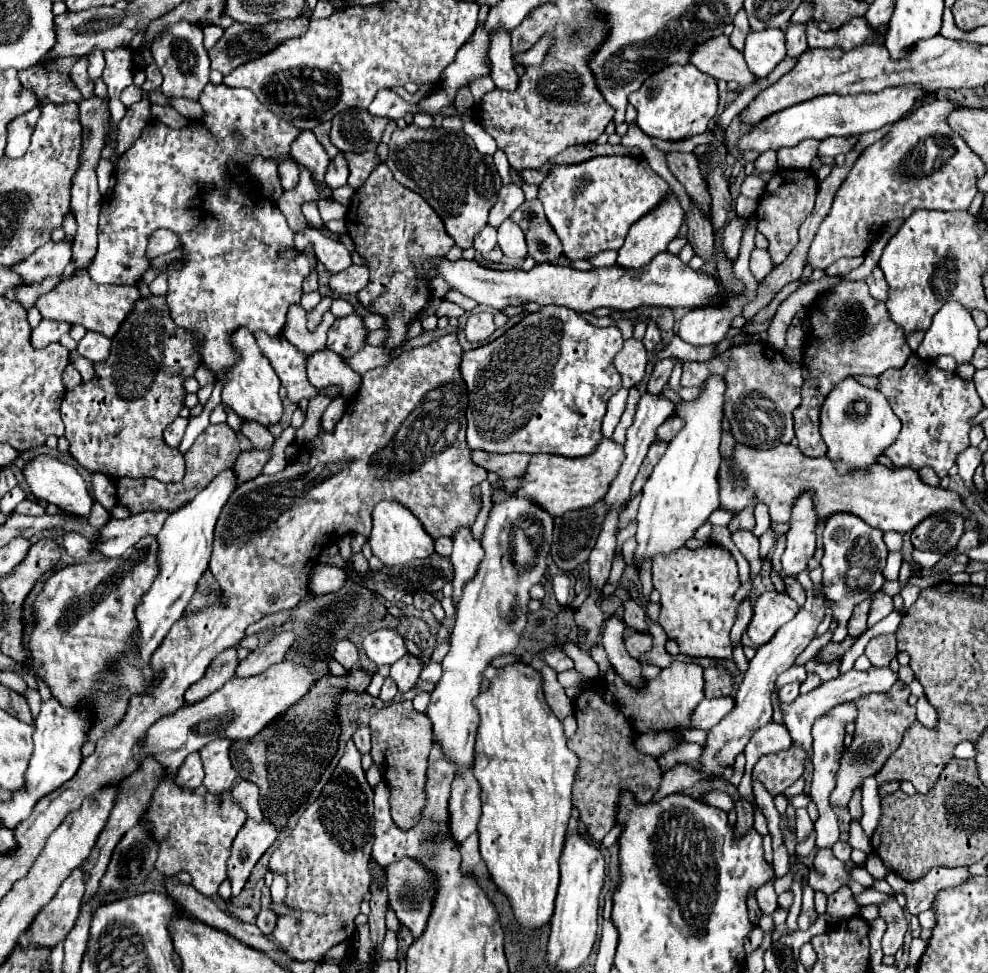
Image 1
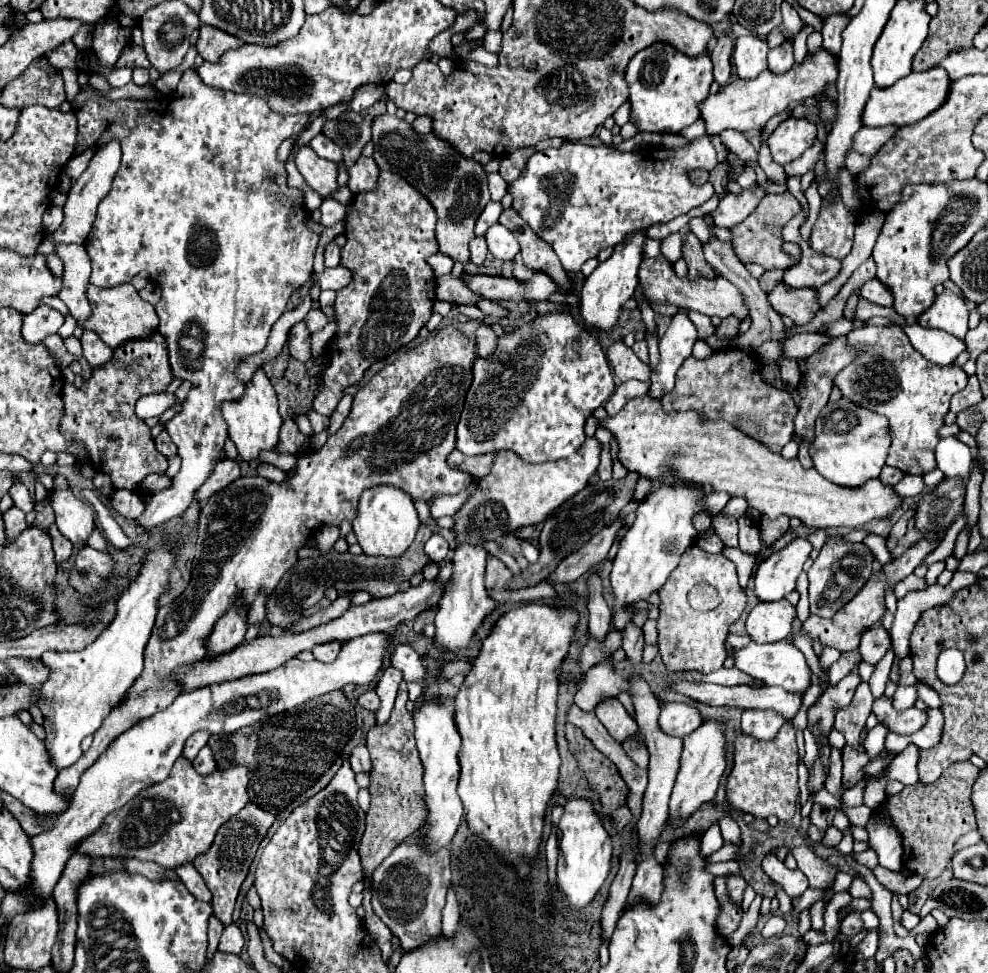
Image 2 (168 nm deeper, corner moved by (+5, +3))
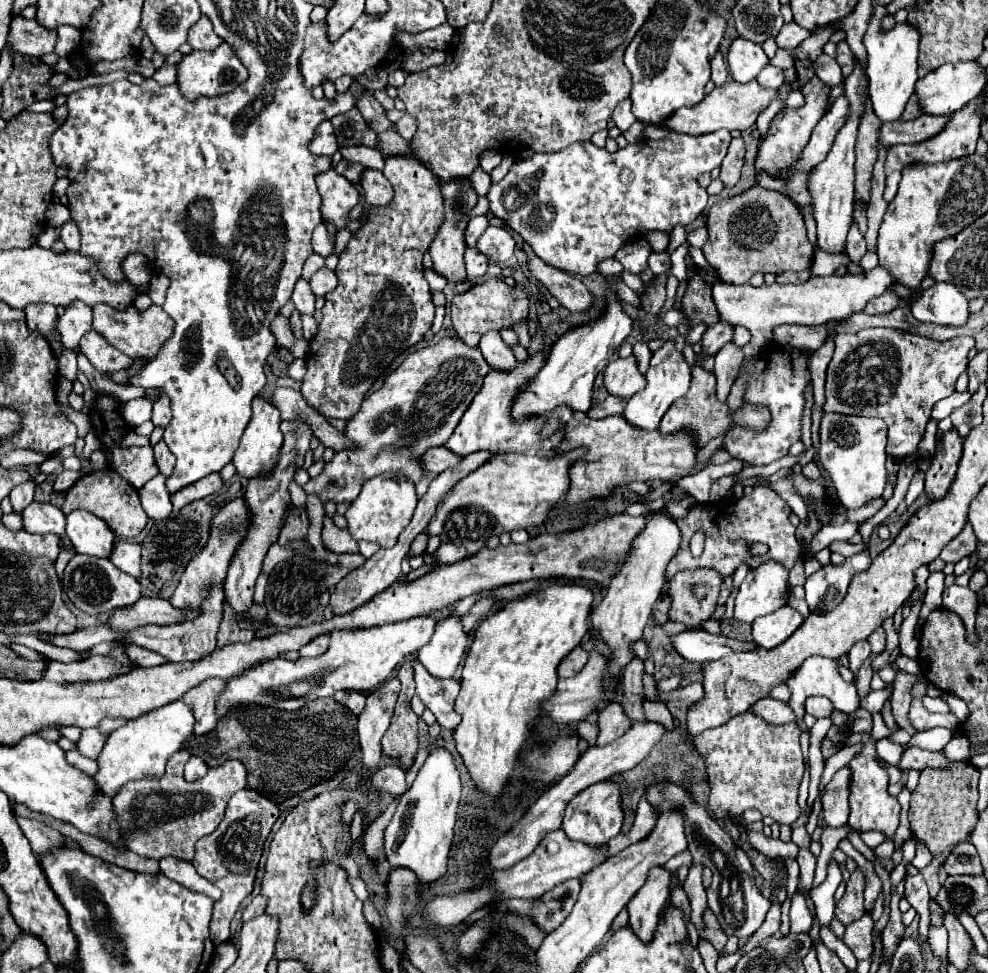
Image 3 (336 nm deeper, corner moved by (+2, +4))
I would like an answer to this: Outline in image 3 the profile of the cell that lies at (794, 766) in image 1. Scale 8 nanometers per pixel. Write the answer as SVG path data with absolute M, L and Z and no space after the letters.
M746 711L720 727L696 735L694 743L708 765L712 815L716 819L732 819L746 809L758 809L764 817L772 817L782 825L792 825L800 815L796 797L804 773L798 741L800 733L798 723L768 725L758 715Z

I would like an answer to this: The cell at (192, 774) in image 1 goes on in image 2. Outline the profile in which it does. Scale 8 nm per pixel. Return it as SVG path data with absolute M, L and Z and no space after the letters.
M199 730L199 732L191 734L191 736L187 738L187 742L185 742L183 756L187 756L189 760L193 760L193 756L195 756L195 754L197 754L205 744L207 744L209 736L211 736L211 732L207 732L207 730Z

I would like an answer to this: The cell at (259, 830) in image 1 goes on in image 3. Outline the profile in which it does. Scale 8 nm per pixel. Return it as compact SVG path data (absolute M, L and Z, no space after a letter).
M242 789L230 799L226 815L218 829L196 843L196 855L192 859L192 865L202 877L212 881L222 891L220 901L214 903L214 915L210 921L210 939L216 945L230 939L230 921L238 911L240 903L250 895L254 887L254 875L262 855L262 845L278 815L280 811L270 799L262 797L252 789Z

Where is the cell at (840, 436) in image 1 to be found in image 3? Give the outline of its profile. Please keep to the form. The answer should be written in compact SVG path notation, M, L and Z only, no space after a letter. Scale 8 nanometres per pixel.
M824 413L818 457L822 469L832 477L842 505L848 509L862 507L866 501L880 497L886 485L886 423L882 419Z

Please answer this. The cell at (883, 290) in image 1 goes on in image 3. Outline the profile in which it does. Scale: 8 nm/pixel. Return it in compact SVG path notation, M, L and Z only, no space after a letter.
M888 289L888 291L884 291L882 295L870 299L870 303L866 303L866 307L864 307L864 313L872 313L872 315L874 315L874 313L886 313L886 311L896 309L898 305L900 305L898 295Z

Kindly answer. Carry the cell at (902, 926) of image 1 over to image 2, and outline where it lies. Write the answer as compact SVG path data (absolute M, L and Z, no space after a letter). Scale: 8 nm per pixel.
M853 878L851 886L849 886L849 894L853 898L865 898L865 896L869 898L871 896L871 890L869 890L869 886L867 886L867 882L863 878Z

